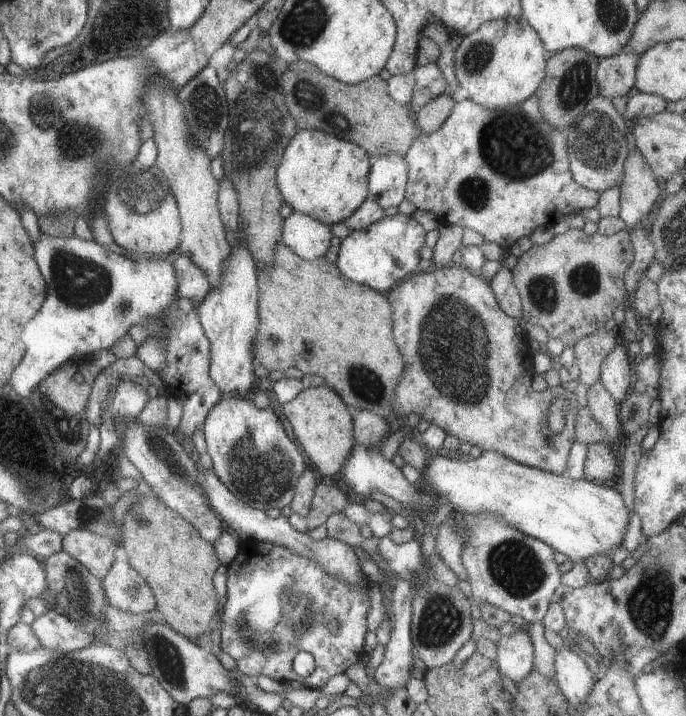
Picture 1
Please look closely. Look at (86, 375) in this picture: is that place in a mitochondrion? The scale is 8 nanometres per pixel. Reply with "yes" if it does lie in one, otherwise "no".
no

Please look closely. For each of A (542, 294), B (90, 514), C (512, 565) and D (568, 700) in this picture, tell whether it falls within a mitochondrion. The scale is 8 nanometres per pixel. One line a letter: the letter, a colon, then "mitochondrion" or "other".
A: mitochondrion
B: mitochondrion
C: mitochondrion
D: other

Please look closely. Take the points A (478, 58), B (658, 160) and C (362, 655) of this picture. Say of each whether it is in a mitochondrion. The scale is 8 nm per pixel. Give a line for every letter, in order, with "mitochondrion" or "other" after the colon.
A: mitochondrion
B: mitochondrion
C: other

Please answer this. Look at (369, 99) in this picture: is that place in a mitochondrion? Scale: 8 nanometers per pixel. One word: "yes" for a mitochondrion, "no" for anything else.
no

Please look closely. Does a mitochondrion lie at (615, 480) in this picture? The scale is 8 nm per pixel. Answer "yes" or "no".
no

